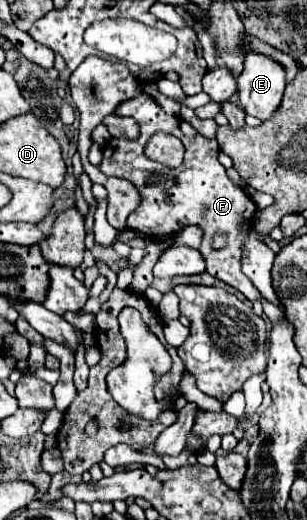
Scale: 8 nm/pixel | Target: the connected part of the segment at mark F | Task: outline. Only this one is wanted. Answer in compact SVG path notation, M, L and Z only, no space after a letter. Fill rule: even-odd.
M142 94L138 98L122 102L122 106L118 106L116 114L132 116L140 124L138 140L124 140L124 138L108 140L108 144L104 146L104 158L98 164L100 172L104 172L106 176L126 178L140 192L140 206L136 208L136 212L132 212L128 216L126 226L132 230L144 232L146 236L156 238L160 234L170 234L174 230L182 230L184 226L190 226L190 224L198 224L206 232L204 242L200 246L200 252L206 260L206 270L212 276L224 280L226 284L236 288L238 292L242 292L250 302L260 302L264 306L264 314L268 316L268 320L272 324L282 322L284 310L280 306L266 302L258 294L258 290L254 290L252 282L244 276L244 272L240 270L240 256L242 256L244 240L238 234L238 224L244 222L244 214L246 214L246 210L250 210L252 200L248 194L244 196L244 190L234 186L232 180L226 176L226 168L218 162L218 152L220 152L218 142L214 138L210 140L210 138L200 136L188 122L184 122L176 116L168 116L154 102L154 98L148 94ZM156 132L166 132L166 134L172 134L182 140L186 154L184 154L184 162L178 168L166 168L164 164L150 162L150 158L144 156L144 146L146 146L148 138ZM216 234L224 234L227 238L227 246L220 250L212 249L212 242L214 242Z

